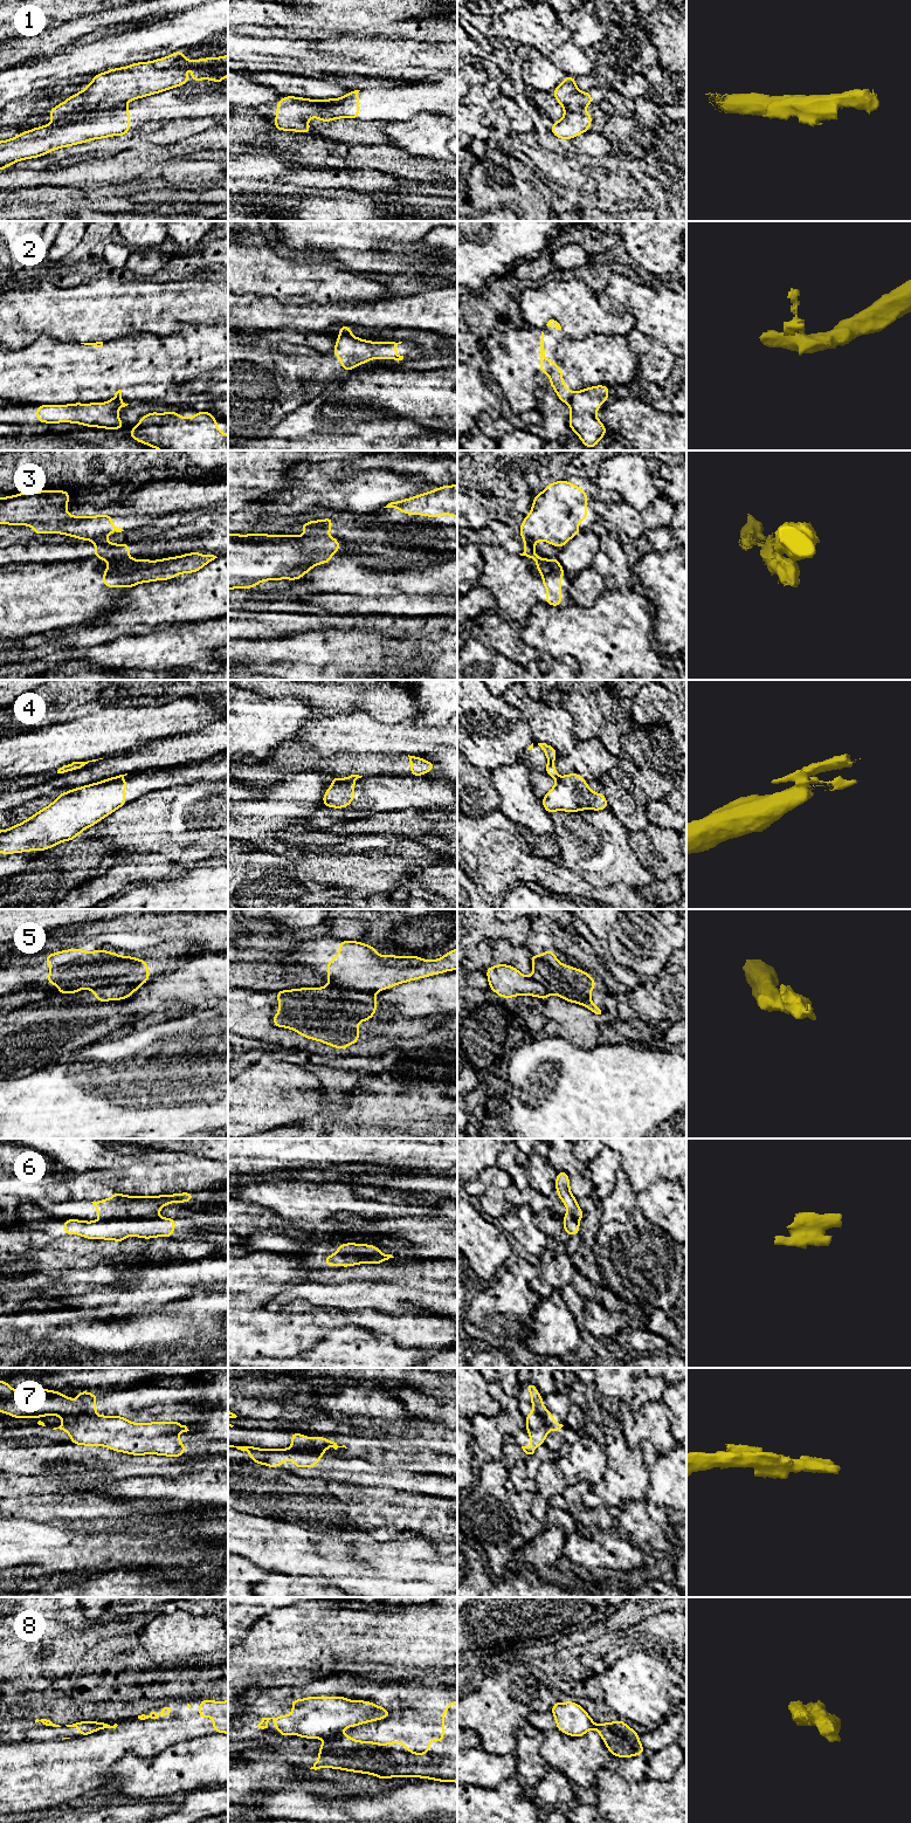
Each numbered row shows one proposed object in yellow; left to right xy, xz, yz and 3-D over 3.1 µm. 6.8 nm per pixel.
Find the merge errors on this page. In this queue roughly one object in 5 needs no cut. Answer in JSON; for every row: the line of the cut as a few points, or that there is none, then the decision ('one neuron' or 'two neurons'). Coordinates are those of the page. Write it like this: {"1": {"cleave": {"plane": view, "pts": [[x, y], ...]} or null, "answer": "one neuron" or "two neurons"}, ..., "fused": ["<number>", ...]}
{"1": {"cleave": {"plane": "xy", "pts": [[124, 103], [108, 109], [74, 112], [59, 118]]}, "answer": "two neurons"}, "2": {"cleave": {"plane": "yz", "pts": [[574, 393], [567, 404]]}, "answer": "two neurons"}, "3": {"cleave": {"plane": "yz", "pts": [[525, 538], [533, 543]]}, "answer": "two neurons"}, "4": {"cleave": {"plane": "xz", "pts": [[353, 781], [336, 781], [333, 783]]}, "answer": "two neurons"}, "5": {"cleave": {"plane": "xy", "pts": [[142, 983], [114, 982], [91, 989]]}, "answer": "two neurons"}, "6": {"cleave": {"plane": "xy", "pts": [[154, 1216], [112, 1217], [102, 1220]]}, "answer": "two neurons"}, "7": {"cleave": {"plane": "xy", "pts": [[95, 1414], [61, 1416]]}, "answer": "two neurons"}, "8": {"cleave": {"plane": "xz", "pts": [[336, 1733], [326, 1738]]}, "answer": "two neurons"}, "fused": ["1", "2", "3", "4", "5", "6", "7", "8"]}

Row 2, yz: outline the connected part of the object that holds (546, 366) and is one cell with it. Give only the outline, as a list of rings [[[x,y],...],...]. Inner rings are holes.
[[[541,331],[540,338],[540,373],[548,373],[550,374],[550,385],[554,388],[557,397],[564,403],[570,404],[573,392],[570,391],[568,387],[565,386],[564,380],[564,372],[559,369],[559,365],[553,363],[550,359],[545,358],[545,350],[544,350],[544,332]]]

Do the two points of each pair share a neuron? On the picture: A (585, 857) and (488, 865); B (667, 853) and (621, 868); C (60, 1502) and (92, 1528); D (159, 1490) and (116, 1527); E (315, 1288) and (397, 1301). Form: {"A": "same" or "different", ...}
{"A": "different", "B": "different", "C": "different", "D": "different", "E": "same"}

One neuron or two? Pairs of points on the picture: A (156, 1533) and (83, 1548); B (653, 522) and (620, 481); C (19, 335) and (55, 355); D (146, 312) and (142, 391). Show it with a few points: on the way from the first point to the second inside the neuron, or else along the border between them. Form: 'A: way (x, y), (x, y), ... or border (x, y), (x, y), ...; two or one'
A: way (138, 1548), (101, 1548); one
B: border (660, 495), (642, 510); two
C: border (42, 334), (33, 343), (12, 350); two
D: border (173, 332), (166, 336), (131, 332), (118, 338); two

